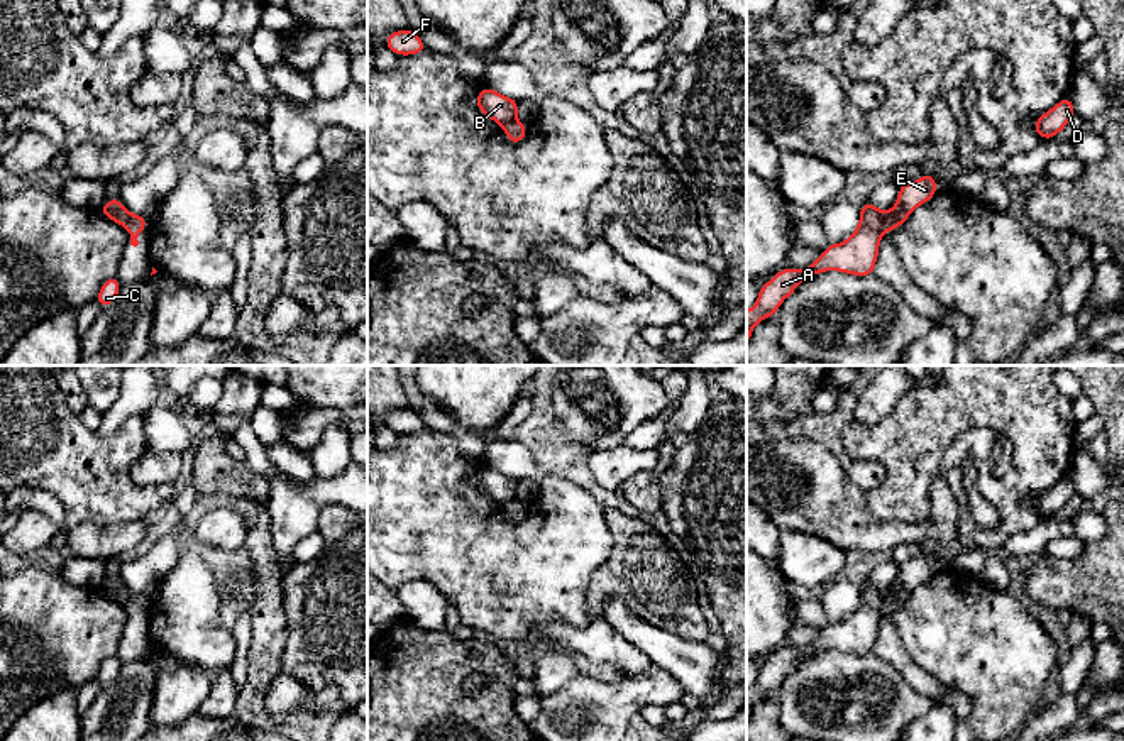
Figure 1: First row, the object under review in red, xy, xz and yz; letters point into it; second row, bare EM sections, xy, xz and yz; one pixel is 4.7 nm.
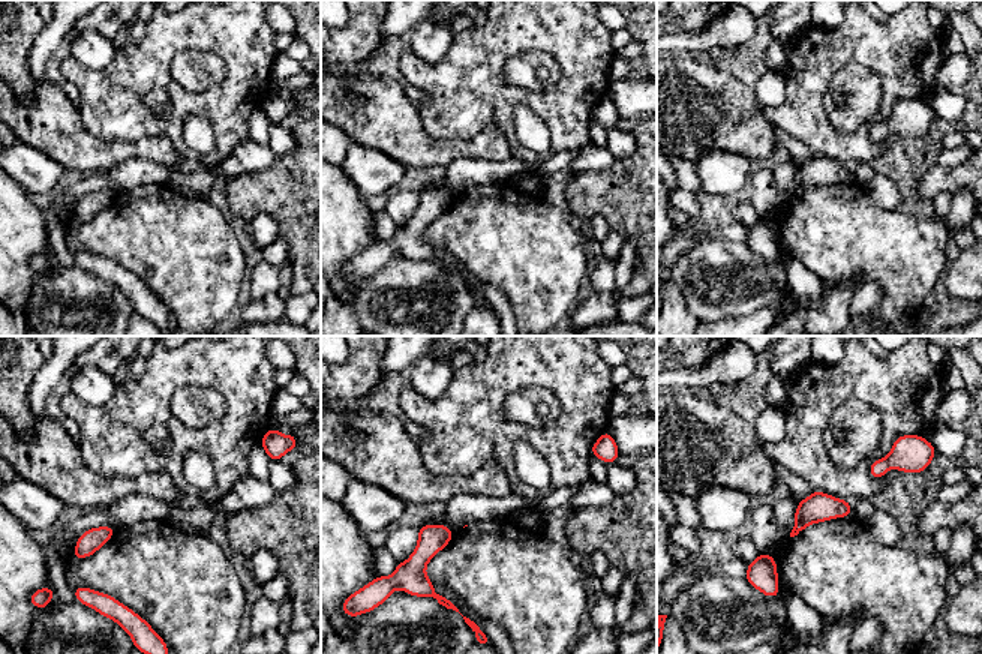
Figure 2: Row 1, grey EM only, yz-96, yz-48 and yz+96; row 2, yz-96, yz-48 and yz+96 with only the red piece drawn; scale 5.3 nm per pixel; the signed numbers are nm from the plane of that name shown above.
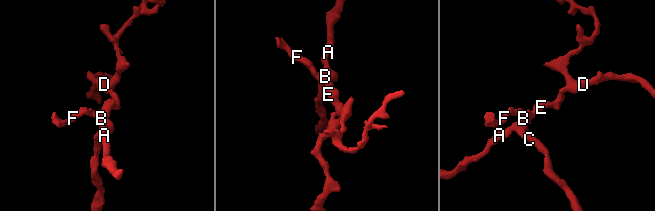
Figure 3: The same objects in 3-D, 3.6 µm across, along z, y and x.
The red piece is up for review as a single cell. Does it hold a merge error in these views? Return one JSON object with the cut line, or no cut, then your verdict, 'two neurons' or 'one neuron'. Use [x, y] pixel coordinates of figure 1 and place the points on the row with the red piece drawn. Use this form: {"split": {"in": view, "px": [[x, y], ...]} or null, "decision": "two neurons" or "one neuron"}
{"split": {"in": "yz", "px": [[889, 212], [882, 230]]}, "decision": "two neurons"}

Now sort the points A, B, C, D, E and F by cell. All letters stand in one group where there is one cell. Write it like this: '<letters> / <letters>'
A B C F / D E

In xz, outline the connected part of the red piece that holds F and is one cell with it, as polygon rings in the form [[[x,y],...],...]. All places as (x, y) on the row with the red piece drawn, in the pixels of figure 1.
[[[411,29],[393,30],[384,46],[398,56],[420,54],[428,51],[418,34]]]

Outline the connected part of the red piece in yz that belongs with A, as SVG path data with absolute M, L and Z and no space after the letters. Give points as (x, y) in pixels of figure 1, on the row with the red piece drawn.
M867 201L860 206L858 227L850 239L841 244L829 244L823 254L807 267L784 267L760 291L757 303L747 311L747 343L753 327L775 316L779 306L789 298L801 281L813 274L840 271L851 276L873 276L879 257L879 245L889 211L882 211Z

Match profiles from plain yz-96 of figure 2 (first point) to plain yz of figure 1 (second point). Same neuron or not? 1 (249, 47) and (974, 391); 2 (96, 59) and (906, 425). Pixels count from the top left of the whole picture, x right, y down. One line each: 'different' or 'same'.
1: same
2: different

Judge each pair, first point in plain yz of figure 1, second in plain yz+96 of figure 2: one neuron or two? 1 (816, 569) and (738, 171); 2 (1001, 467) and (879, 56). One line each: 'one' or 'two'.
1: one
2: two

